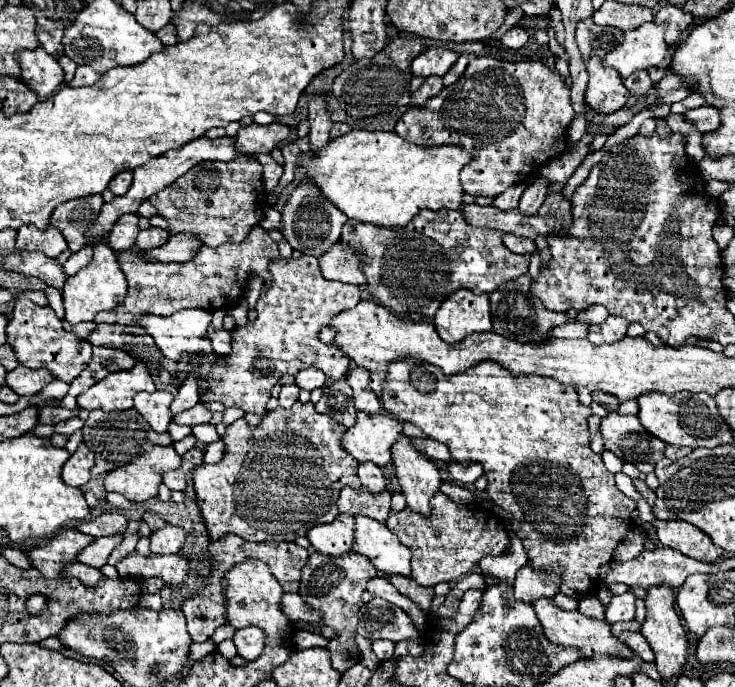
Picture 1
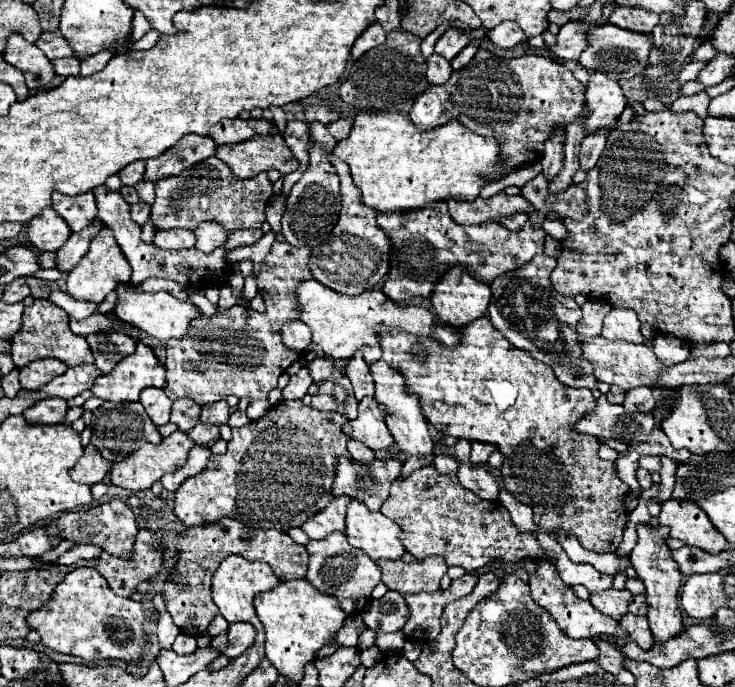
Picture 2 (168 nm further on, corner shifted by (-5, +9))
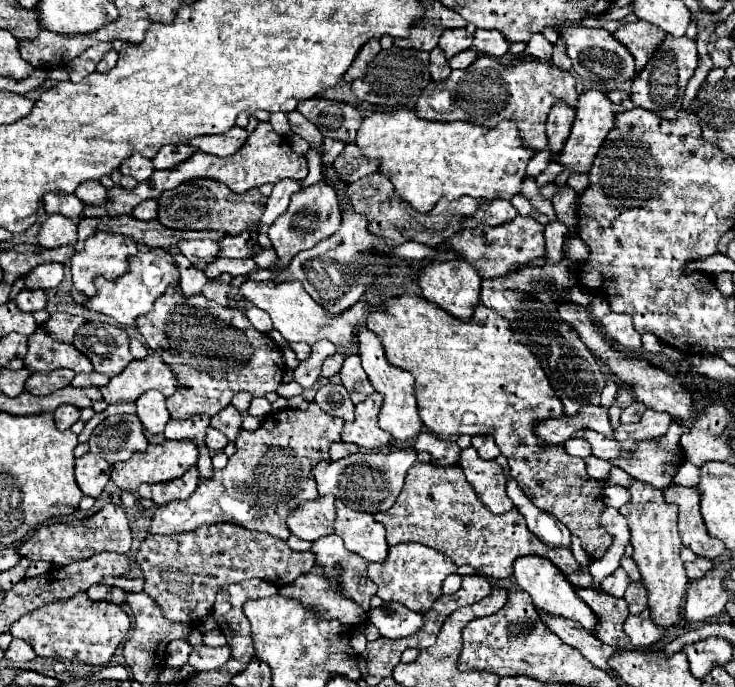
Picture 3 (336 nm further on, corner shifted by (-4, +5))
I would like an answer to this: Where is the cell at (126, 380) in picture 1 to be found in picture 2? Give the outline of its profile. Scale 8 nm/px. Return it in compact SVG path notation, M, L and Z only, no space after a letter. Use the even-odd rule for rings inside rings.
M137 343L135 353L119 361L109 375L97 377L91 391L103 401L139 401L143 389L165 385L165 367L157 361L151 347Z

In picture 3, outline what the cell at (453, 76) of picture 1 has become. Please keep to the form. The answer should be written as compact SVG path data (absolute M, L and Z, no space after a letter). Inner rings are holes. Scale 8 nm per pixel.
M468 49L468 51L462 51L462 53L454 55L452 59L448 59L448 65L450 65L452 69L466 69L466 67L470 67L476 59L478 59L478 53L476 53L474 49Z

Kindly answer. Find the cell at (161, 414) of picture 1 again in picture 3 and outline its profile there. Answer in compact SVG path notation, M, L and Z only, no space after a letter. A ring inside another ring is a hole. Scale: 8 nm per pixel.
M146 391L138 397L138 419L150 433L162 433L170 421L168 409L164 405L164 395L160 391Z

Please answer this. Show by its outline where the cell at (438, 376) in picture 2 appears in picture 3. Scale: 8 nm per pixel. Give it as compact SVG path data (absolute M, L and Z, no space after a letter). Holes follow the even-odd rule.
M404 293L400 297L392 297L382 303L378 309L366 315L366 327L380 335L382 345L386 349L386 359L412 373L416 379L416 399L418 399L418 415L422 423L436 437L452 437L452 435L494 435L496 445L502 455L510 463L510 475L520 485L520 489L528 495L528 499L542 511L554 515L562 521L572 535L582 541L582 549L590 559L602 559L606 549L612 543L612 537L598 523L600 513L604 509L602 481L588 477L584 459L570 457L562 445L540 447L542 439L536 439L534 425L542 419L556 419L564 415L562 403L556 397L554 389L548 383L548 377L536 357L530 353L526 345L516 341L510 323L500 317L496 311L488 309L478 301L476 311L468 323L448 315L438 305L426 301L416 293Z

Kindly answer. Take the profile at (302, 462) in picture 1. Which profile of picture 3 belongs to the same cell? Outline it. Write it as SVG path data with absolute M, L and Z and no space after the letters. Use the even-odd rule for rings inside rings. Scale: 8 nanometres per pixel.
M314 403L304 411L282 409L270 413L264 417L260 429L238 433L236 453L228 459L226 469L214 471L210 481L200 481L186 501L172 501L156 507L148 533L174 535L192 531L200 525L234 523L286 541L290 537L286 527L288 513L304 501L318 499L310 471L318 461L328 461L328 447L332 441L340 441L342 425L342 419L328 415Z

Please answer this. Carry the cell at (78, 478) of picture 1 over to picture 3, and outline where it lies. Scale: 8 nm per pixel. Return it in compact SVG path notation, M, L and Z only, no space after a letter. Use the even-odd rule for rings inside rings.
M86 453L76 459L76 481L82 493L96 499L110 481L110 469L112 465L94 453Z

